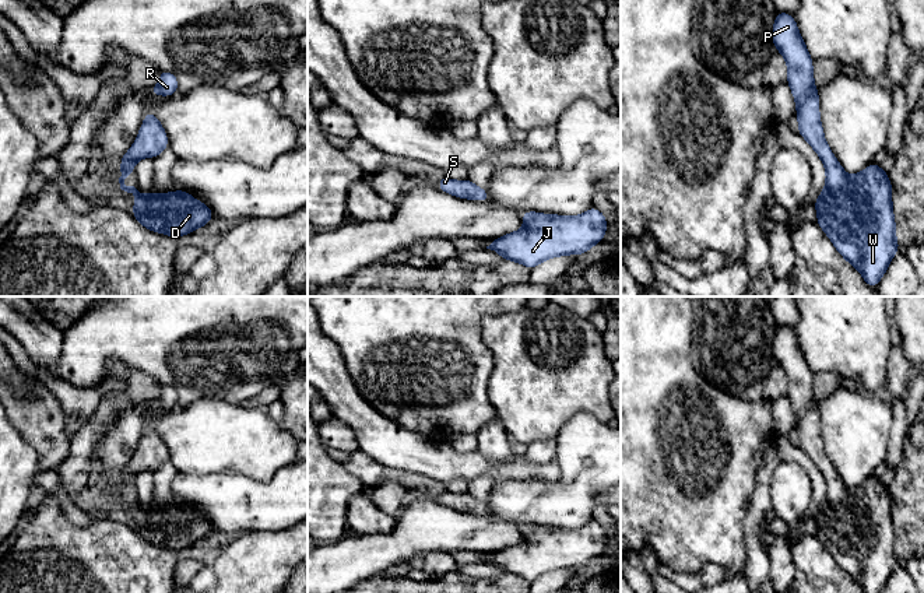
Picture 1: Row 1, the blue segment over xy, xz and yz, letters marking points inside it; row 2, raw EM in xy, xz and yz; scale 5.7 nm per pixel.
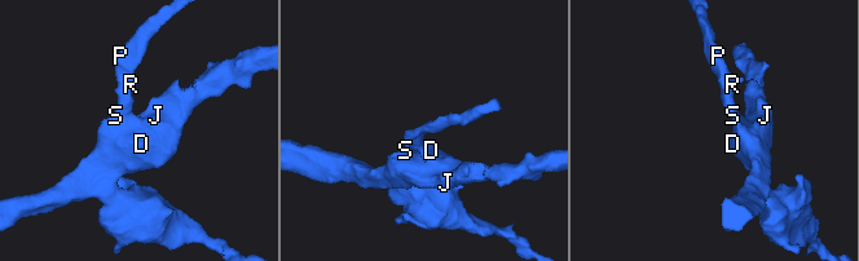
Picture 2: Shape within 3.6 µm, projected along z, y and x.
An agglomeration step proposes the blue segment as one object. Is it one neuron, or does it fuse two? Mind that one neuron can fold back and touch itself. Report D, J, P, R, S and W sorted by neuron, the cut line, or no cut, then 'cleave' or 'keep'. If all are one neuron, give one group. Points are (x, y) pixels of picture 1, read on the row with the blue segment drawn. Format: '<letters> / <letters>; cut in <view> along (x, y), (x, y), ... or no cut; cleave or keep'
D J P R S W; no cut; keep

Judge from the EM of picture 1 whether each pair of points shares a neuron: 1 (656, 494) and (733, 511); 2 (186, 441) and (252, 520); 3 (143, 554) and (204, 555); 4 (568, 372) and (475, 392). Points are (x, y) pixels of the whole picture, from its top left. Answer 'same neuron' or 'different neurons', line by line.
1: same neuron
2: different neurons
3: different neurons
4: different neurons

